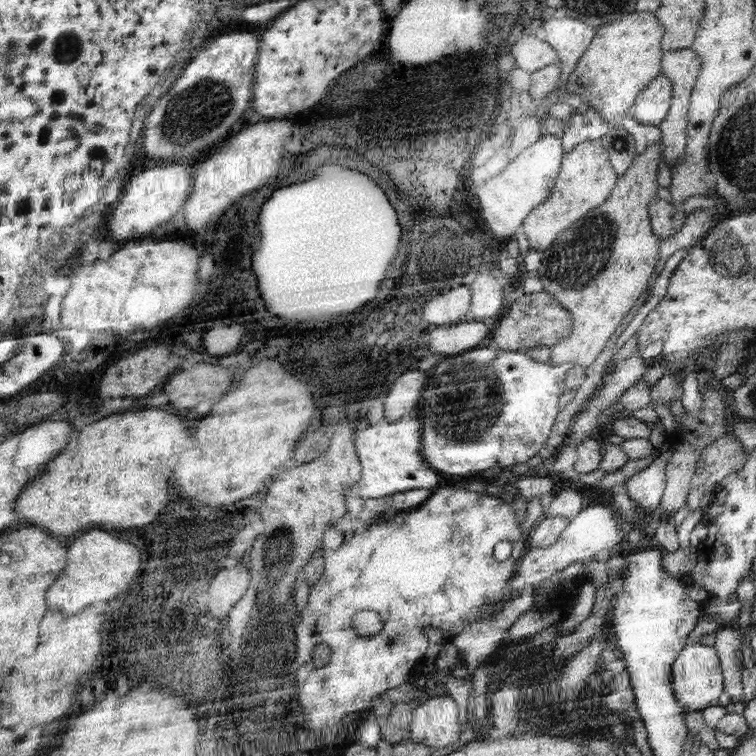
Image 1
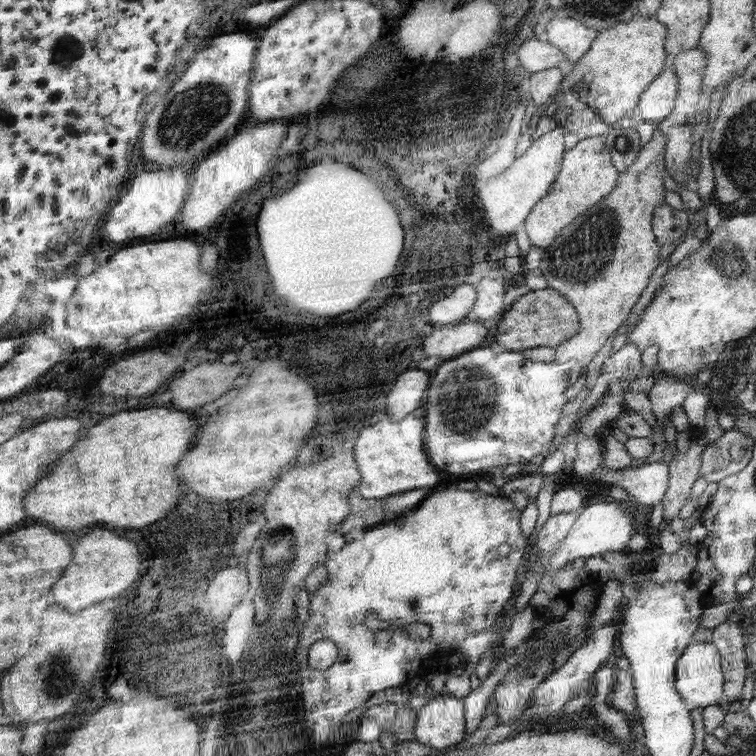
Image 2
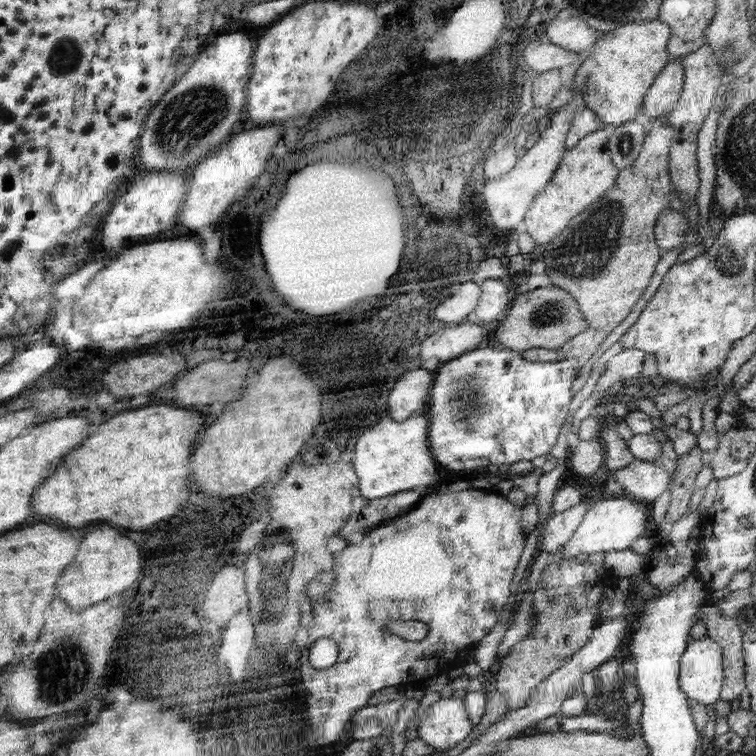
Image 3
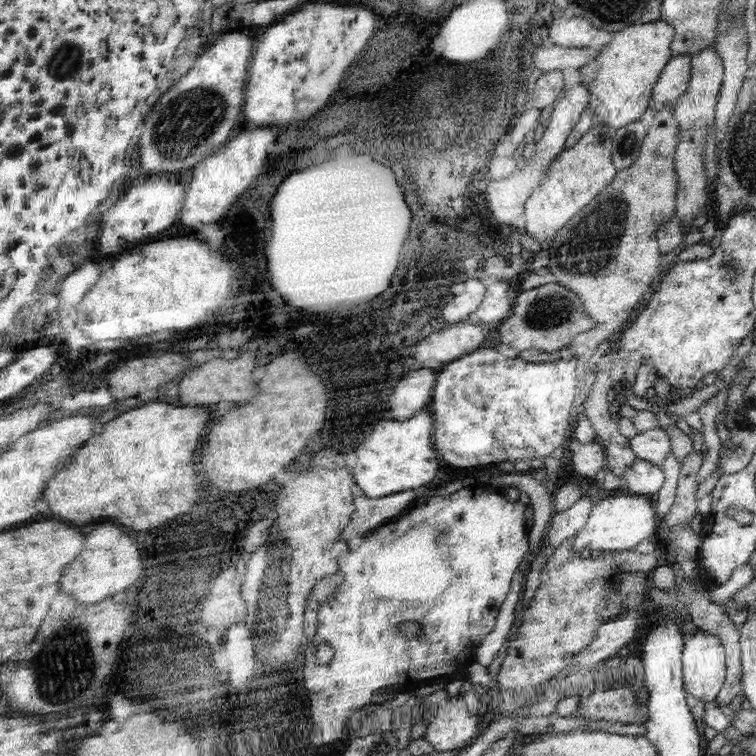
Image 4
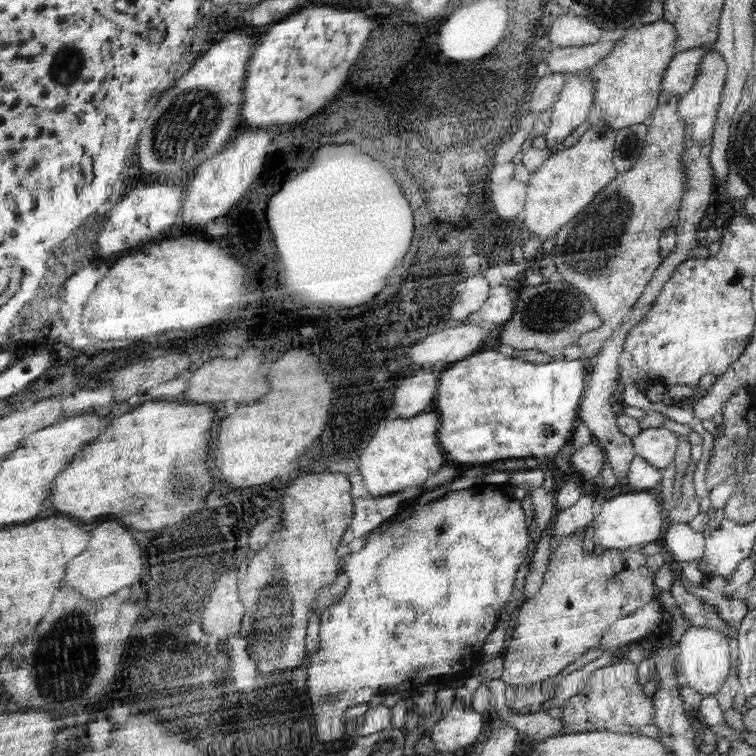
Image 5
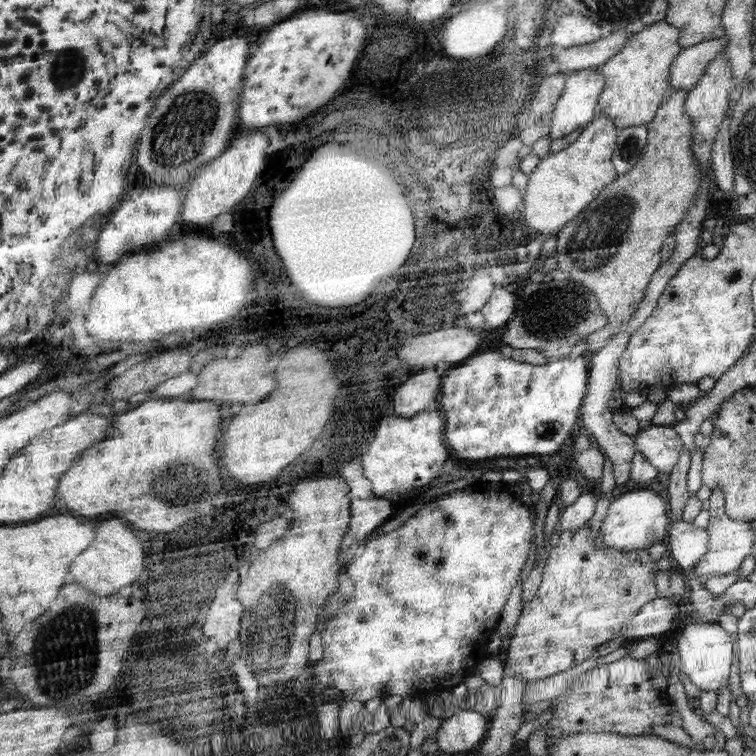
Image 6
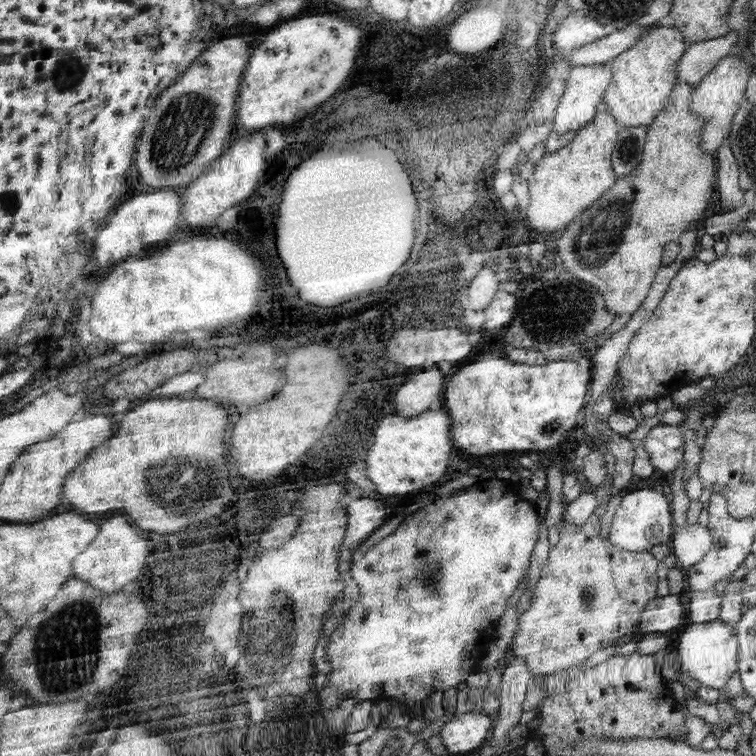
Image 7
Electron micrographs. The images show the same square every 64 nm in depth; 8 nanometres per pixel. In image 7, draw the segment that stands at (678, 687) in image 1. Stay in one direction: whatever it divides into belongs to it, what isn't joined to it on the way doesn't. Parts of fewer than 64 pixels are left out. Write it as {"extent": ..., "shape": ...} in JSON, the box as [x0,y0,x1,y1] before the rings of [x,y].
{"extent":[677,622,737,692],"shape":[[[709,622],[709,624],[689,624],[685,632],[679,636],[677,646],[681,658],[681,674],[689,674],[695,682],[703,688],[711,688],[721,692],[727,688],[727,680],[737,670],[737,638],[735,630],[723,622]]]}

